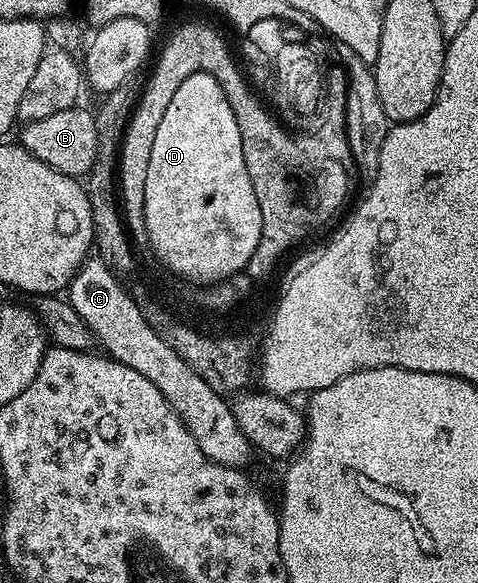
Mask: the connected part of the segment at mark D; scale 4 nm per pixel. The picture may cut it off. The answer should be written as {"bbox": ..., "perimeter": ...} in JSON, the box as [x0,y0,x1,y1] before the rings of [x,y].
{"bbox":[143,72,262,285],"perimeter":[[[194,72],[172,94],[172,102],[168,102],[168,110],[164,110],[164,118],[156,129],[156,138],[152,138],[152,158],[148,161],[148,178],[145,179],[143,216],[147,224],[148,238],[153,255],[161,261],[167,269],[170,269],[176,277],[189,280],[195,285],[211,285],[218,281],[229,279],[230,276],[241,273],[246,263],[256,254],[256,246],[260,242],[260,230],[262,219],[260,218],[260,202],[256,202],[256,190],[252,190],[252,178],[248,178],[248,166],[244,162],[244,146],[240,138],[240,126],[236,126],[236,114],[232,114],[232,106],[228,104],[228,98],[207,72]]]}

